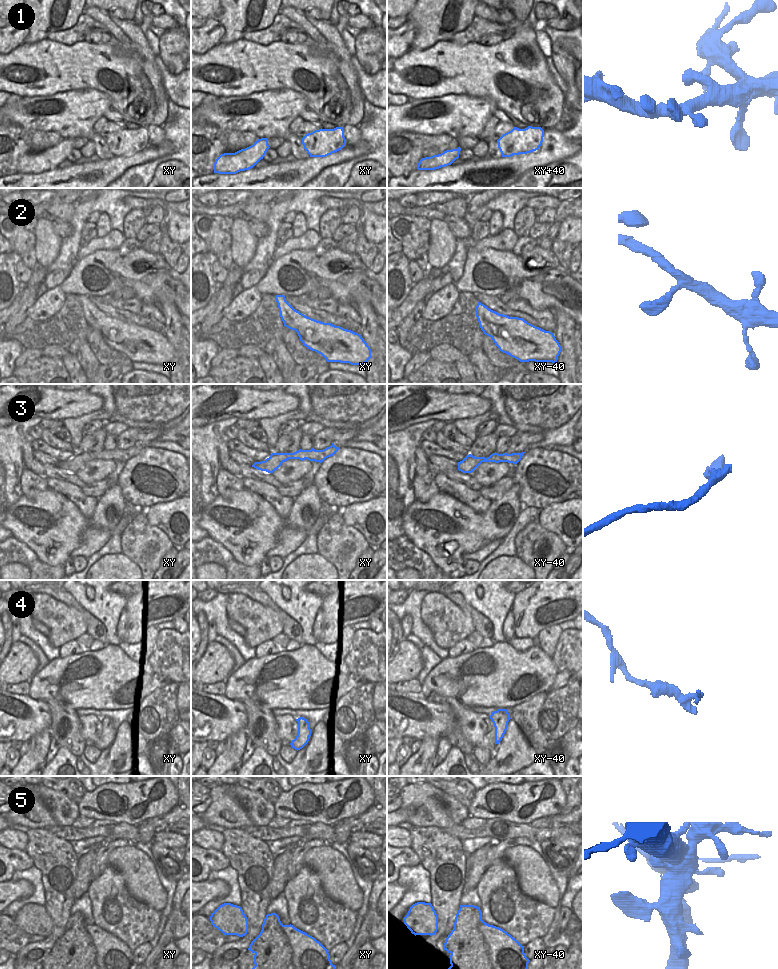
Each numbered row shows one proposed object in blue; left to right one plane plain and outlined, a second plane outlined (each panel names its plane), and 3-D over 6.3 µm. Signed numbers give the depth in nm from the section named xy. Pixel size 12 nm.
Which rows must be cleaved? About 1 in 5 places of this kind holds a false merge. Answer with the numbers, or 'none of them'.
5

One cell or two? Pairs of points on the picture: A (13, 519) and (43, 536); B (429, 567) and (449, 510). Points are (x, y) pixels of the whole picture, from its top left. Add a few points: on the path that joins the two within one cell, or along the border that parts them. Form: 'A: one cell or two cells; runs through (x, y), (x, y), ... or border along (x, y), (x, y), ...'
A: one cell; runs through (20, 522), (36, 532)
B: two cells; border along (413, 544), (422, 549), (438, 567)

